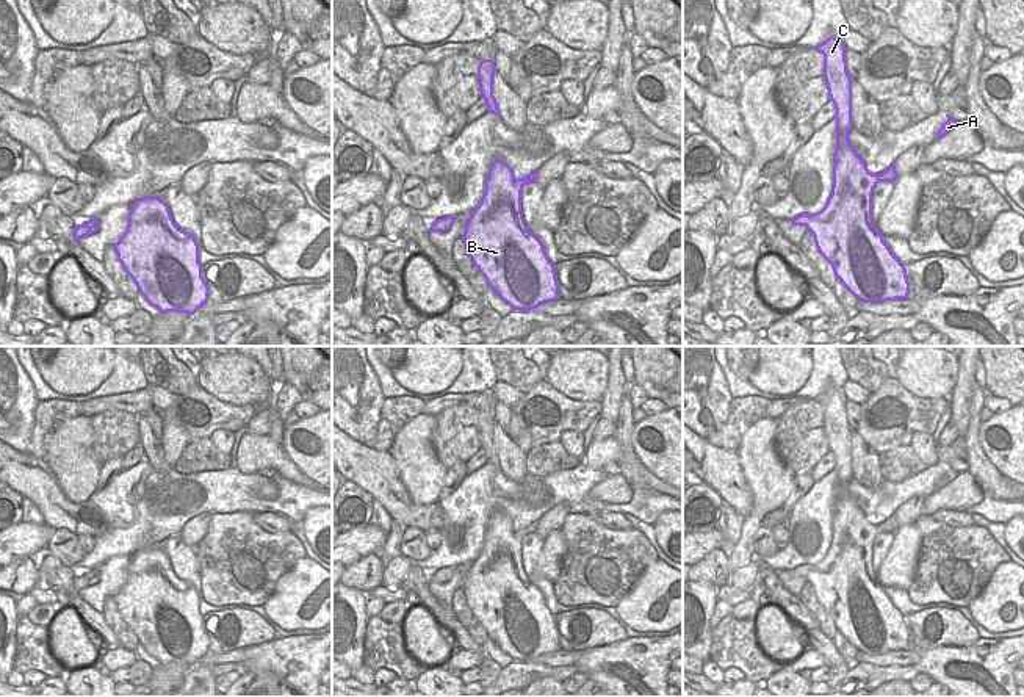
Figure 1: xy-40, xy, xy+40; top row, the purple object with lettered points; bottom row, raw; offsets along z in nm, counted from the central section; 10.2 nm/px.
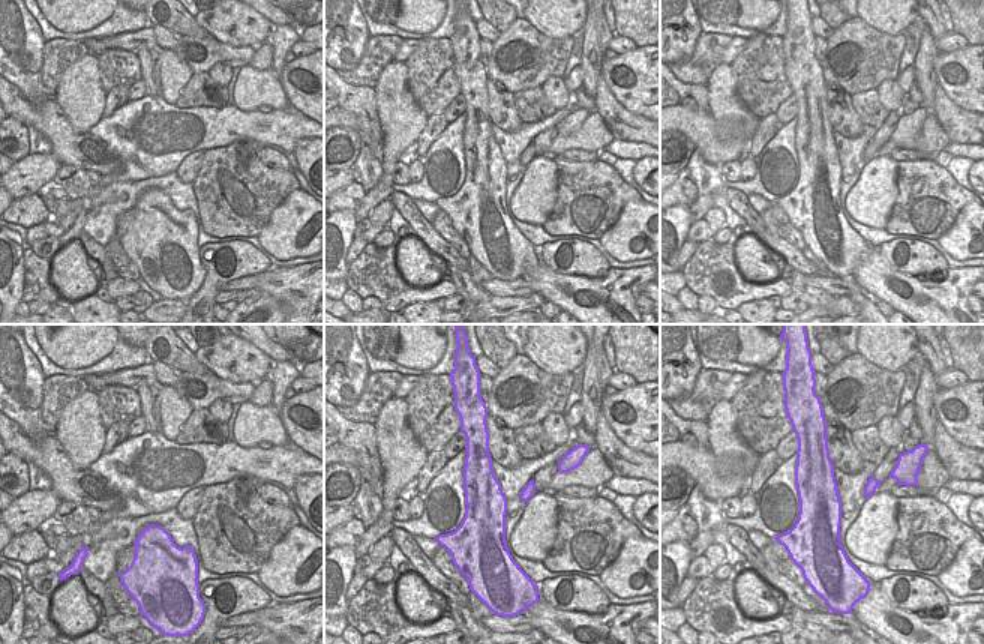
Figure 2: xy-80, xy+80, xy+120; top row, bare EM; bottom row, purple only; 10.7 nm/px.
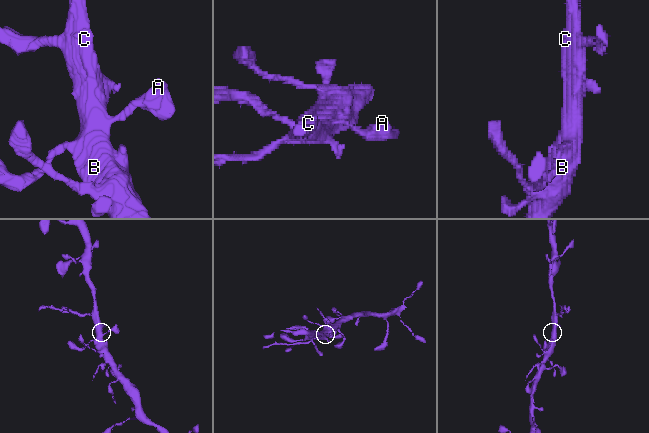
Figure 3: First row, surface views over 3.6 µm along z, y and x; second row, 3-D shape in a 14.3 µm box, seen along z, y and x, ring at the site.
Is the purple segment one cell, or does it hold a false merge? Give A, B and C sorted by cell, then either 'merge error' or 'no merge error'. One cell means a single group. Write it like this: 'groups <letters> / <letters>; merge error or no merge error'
groups A B C; no merge error

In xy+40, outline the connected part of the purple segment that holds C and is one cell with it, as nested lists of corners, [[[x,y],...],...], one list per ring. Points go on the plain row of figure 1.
[[[830,387],[813,399],[824,406],[824,429],[836,460],[833,537],[820,562],[802,564],[789,572],[813,584],[819,605],[858,652],[882,655],[908,650],[907,619],[883,592],[872,569],[874,539],[878,533],[897,531],[896,515],[872,525],[850,495],[852,428],[842,388]]]

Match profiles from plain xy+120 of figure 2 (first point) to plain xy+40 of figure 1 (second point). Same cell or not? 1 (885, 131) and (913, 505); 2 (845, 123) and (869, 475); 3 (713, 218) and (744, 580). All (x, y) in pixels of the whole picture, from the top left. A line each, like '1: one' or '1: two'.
1: one
2: one
3: one

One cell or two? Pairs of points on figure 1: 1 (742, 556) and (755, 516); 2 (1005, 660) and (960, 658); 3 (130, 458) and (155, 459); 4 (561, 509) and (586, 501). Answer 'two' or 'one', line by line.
1: one
2: one
3: two
4: two

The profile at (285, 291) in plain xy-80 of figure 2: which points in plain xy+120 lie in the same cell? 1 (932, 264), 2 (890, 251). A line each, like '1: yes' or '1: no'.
1: no
2: no

